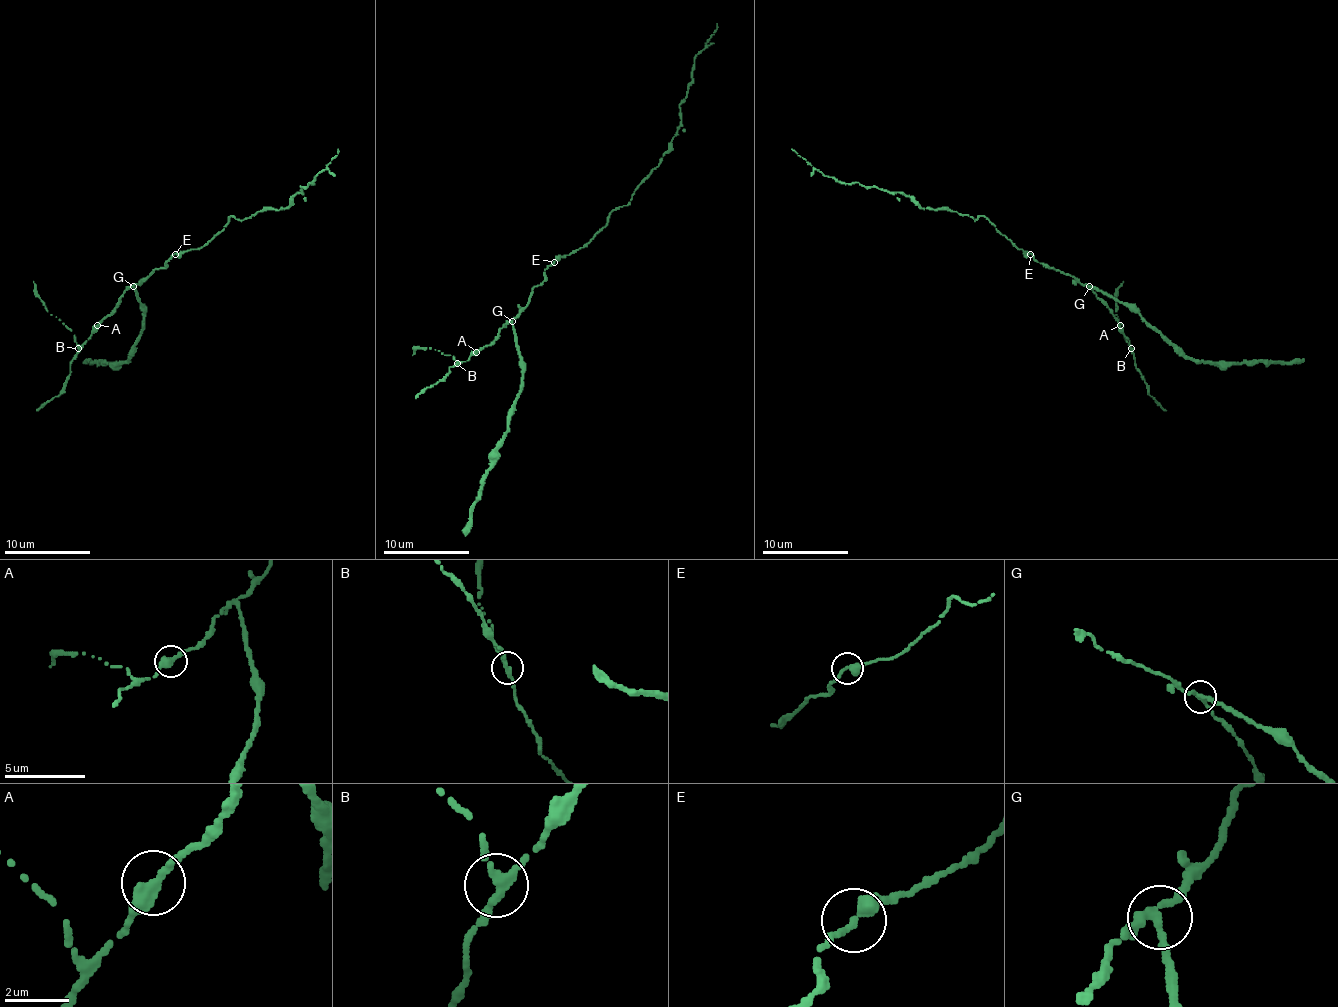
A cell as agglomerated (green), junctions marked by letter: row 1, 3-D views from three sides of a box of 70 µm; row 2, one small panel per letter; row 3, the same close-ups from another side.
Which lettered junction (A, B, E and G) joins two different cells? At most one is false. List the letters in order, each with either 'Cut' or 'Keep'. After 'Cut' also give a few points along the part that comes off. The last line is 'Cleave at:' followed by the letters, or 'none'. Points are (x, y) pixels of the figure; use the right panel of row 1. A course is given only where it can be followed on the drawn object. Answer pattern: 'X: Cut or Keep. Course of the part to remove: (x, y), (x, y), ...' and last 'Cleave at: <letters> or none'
A: Keep
B: Keep
E: Keep
G: Cut. Course of the part to remove: (1090, 286), (1129, 303), (1193, 359), (1303, 359)
Cleave at: G

